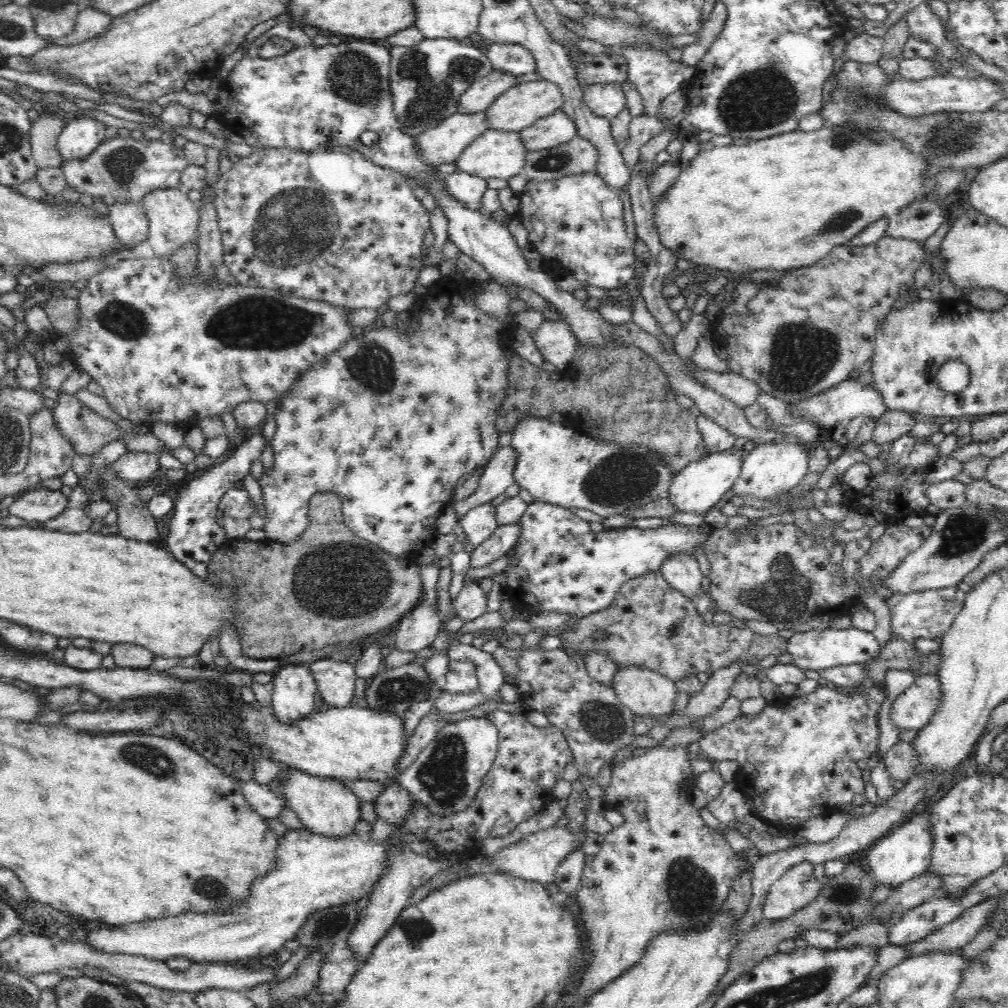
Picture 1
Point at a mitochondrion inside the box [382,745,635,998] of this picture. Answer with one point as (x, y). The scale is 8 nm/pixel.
(417, 930)

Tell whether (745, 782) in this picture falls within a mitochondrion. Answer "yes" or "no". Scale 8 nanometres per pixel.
no

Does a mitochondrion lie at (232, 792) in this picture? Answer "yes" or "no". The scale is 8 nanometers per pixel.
no

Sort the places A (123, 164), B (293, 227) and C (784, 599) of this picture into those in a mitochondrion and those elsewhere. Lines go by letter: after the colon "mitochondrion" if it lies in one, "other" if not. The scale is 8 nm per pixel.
A: mitochondrion
B: mitochondrion
C: mitochondrion

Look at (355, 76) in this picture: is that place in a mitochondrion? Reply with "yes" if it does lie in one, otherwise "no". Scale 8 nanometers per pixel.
yes

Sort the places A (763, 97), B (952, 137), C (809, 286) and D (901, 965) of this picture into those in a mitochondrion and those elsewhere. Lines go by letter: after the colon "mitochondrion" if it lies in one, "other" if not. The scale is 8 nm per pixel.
A: mitochondrion
B: mitochondrion
C: other
D: other

